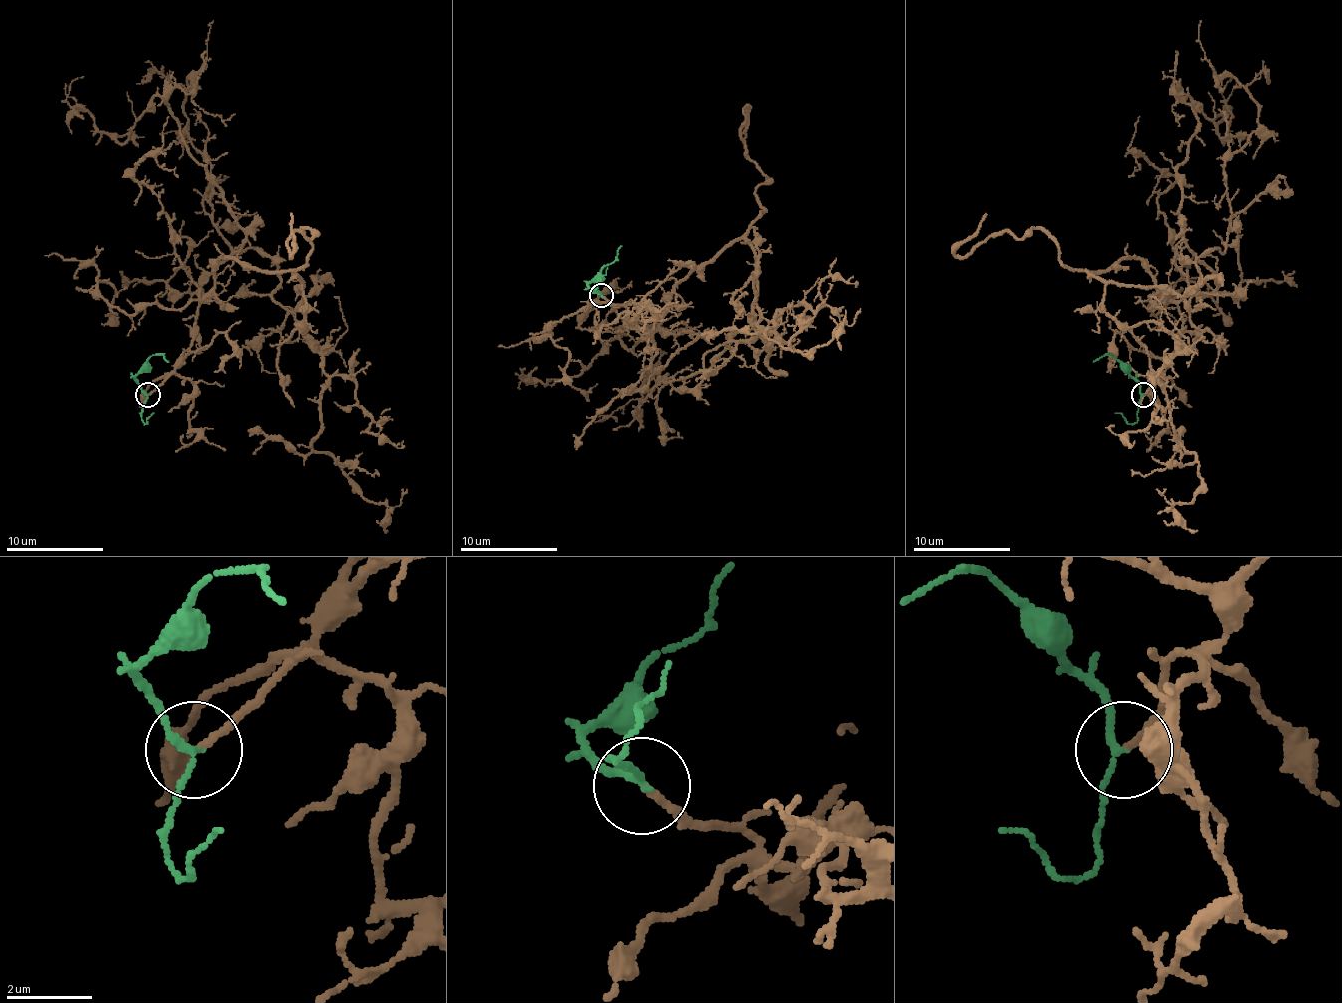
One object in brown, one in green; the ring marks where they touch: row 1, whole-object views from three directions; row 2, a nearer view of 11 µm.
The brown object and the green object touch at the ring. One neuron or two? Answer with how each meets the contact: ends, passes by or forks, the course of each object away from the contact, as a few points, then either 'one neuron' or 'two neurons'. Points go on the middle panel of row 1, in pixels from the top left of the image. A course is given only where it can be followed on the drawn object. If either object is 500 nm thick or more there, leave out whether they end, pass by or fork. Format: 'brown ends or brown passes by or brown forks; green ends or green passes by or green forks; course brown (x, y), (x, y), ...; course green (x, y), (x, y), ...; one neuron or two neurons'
brown ends; green passes by; course brown (600, 296), (649, 335), (673, 289), (743, 240), (755, 335), (663, 376), (637, 410), (666, 354); course green (600, 296), (588, 286), (615, 260), (622, 245); one neuron

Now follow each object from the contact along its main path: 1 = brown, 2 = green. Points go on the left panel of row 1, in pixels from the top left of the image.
1: (147, 394), (219, 258), (290, 270), (302, 299), (285, 309), (273, 261), (212, 220), (183, 101), (212, 21)
2: (147, 394), (135, 377), (140, 367), (152, 355), (161, 355), (169, 362)

